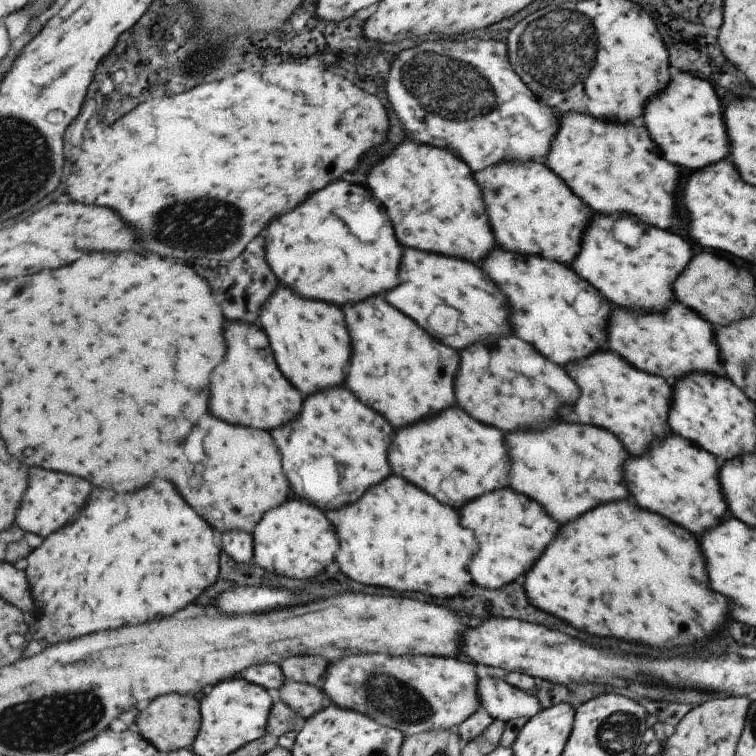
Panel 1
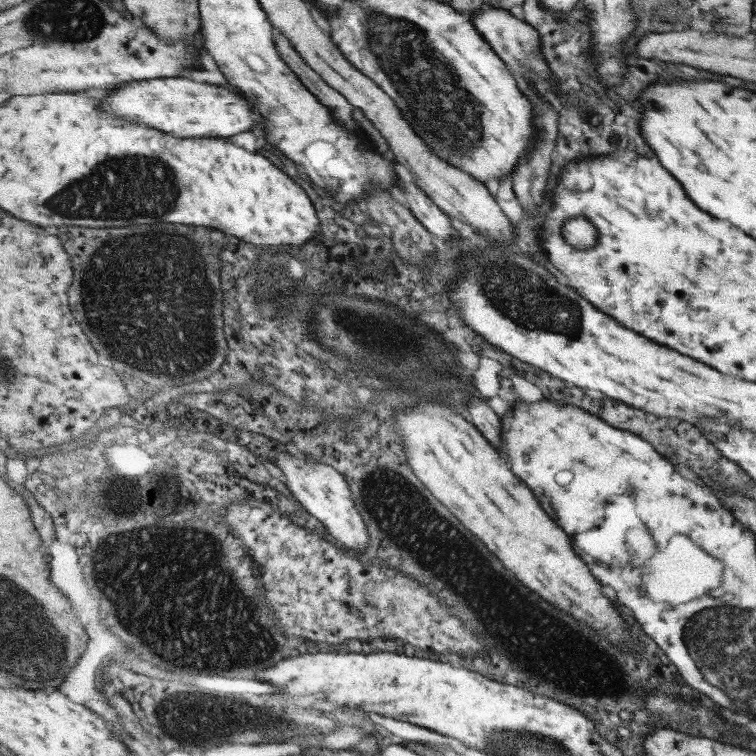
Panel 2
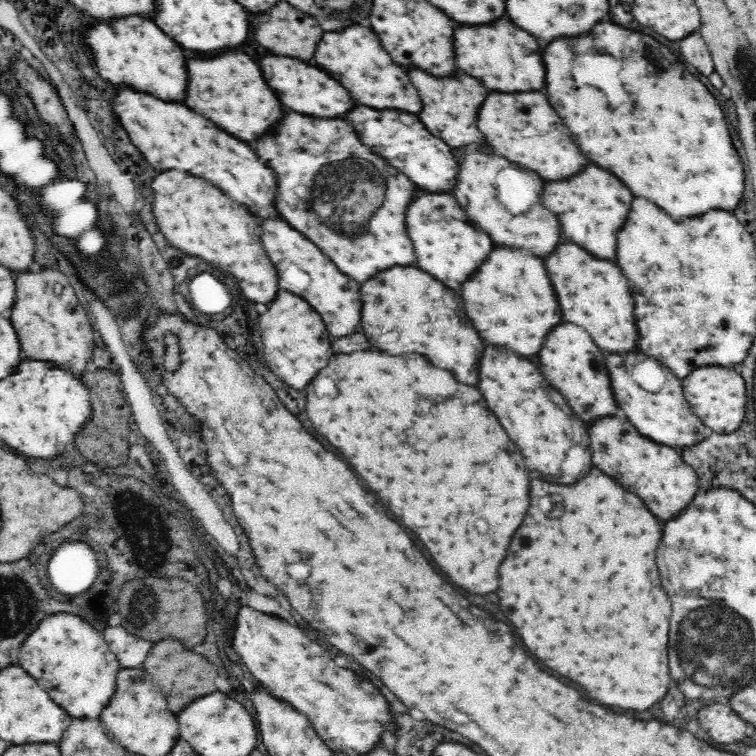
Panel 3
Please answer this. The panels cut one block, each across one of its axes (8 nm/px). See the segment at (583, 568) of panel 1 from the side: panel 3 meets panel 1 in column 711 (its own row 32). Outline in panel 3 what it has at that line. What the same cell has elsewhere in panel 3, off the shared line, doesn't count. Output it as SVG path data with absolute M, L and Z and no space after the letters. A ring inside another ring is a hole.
M600 22L586 36L558 38L550 42L542 52L542 60L546 66L548 100L570 126L574 142L592 162L612 170L634 196L656 202L662 210L672 214L672 218L704 214L704 210L712 210L712 206L724 206L724 210L736 208L744 192L744 172L738 152L732 146L724 114L706 86L688 72L686 64L680 64L670 48L646 34L638 34L618 24ZM582 54L612 54L614 58L620 58L624 62L620 78L636 102L634 106L618 108L620 122L622 116L626 116L628 126L614 126L612 120L618 118L610 118L600 132L602 140L580 138L580 132L588 134L596 128L572 128L578 112L570 106L572 100L568 100L570 92L576 88L570 72L574 58Z

